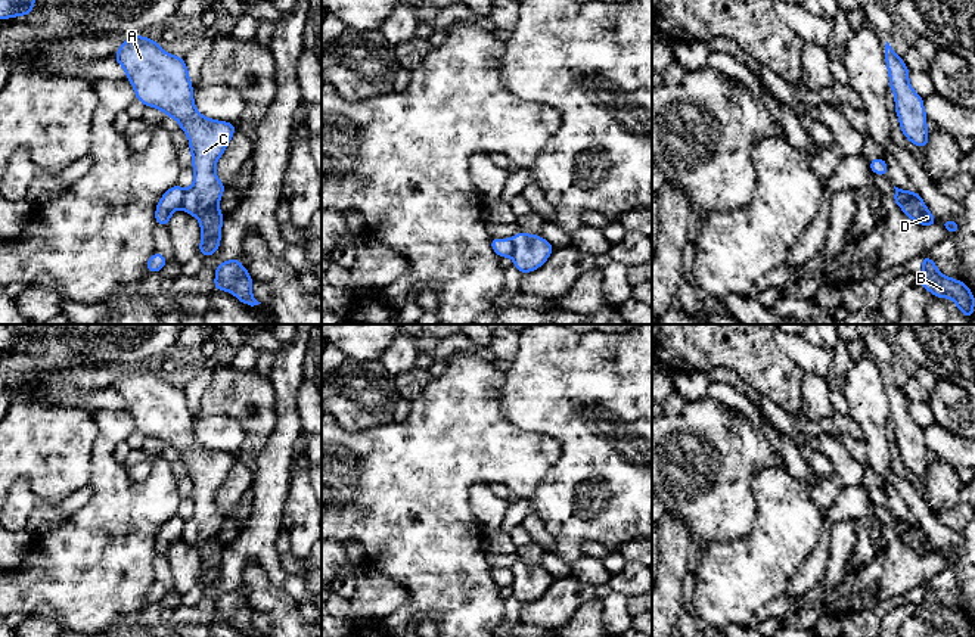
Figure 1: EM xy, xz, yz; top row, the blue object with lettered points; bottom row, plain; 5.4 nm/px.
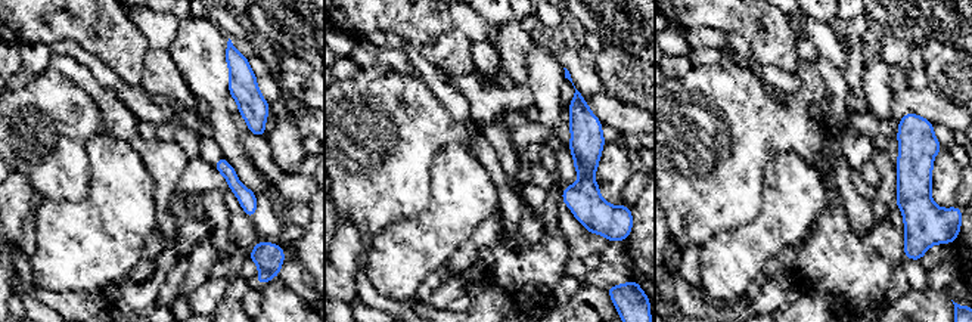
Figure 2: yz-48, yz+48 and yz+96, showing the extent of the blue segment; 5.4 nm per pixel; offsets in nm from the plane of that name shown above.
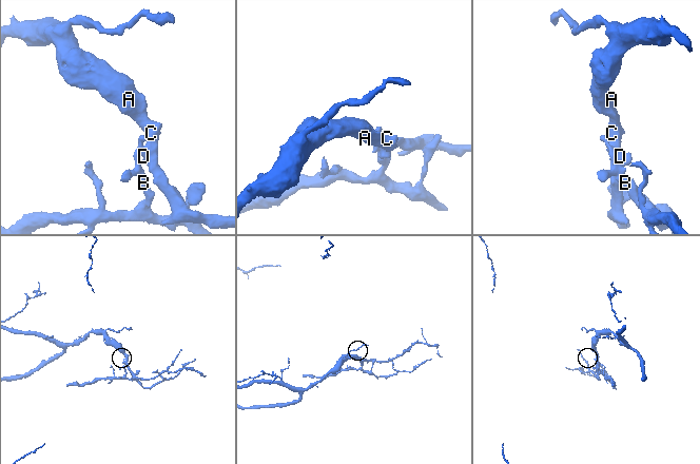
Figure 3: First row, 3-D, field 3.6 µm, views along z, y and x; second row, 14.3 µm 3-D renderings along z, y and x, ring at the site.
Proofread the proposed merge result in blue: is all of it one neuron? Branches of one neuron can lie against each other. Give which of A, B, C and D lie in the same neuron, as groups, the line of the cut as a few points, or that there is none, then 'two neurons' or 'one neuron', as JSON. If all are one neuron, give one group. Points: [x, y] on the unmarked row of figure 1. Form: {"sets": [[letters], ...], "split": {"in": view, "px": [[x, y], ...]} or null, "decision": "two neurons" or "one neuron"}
{"sets": [["A", "C", "D"], ["B"]], "split": {"in": "xz", "px": [[512, 568], [511, 584]]}, "decision": "two neurons"}

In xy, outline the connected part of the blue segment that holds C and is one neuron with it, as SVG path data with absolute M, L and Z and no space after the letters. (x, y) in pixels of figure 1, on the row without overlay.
M143 366L127 367L114 389L127 403L136 429L176 448L189 466L195 512L186 521L181 537L199 550L199 582L204 588L211 587L220 578L224 546L218 534L226 519L217 509L215 494L237 457L205 448L196 441L184 389L164 382L158 372Z

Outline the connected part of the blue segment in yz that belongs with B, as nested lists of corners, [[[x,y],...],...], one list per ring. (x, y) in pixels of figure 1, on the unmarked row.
[[[928,584],[922,585],[922,591],[922,609],[917,613],[919,616],[928,619],[934,627],[951,628],[957,637],[975,636],[975,628],[966,613],[941,605]]]

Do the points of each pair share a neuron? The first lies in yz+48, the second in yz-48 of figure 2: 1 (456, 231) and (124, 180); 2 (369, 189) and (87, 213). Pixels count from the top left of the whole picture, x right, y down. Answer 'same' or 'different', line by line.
1: same
2: different

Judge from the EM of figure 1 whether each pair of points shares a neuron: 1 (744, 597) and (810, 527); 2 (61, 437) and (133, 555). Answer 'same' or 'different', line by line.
1: same
2: different

